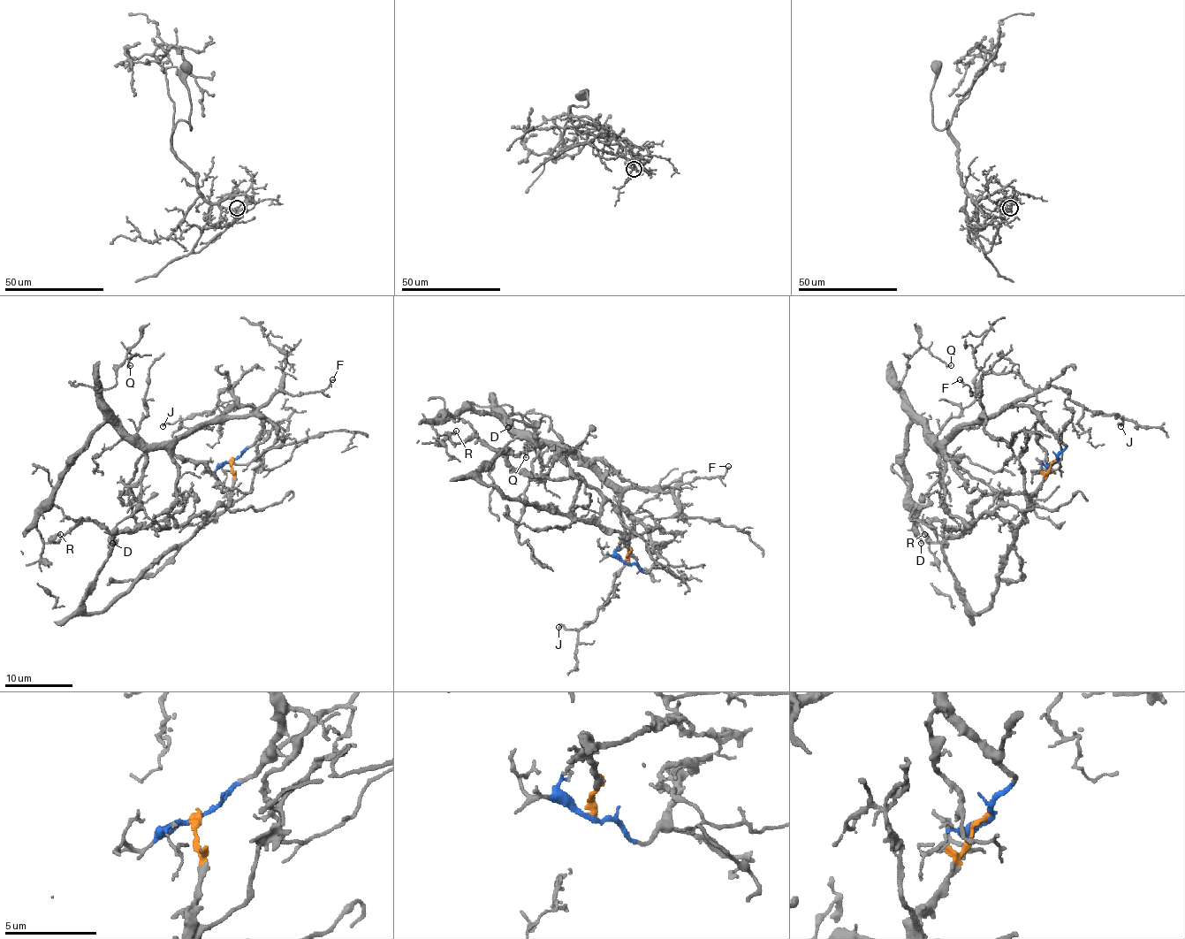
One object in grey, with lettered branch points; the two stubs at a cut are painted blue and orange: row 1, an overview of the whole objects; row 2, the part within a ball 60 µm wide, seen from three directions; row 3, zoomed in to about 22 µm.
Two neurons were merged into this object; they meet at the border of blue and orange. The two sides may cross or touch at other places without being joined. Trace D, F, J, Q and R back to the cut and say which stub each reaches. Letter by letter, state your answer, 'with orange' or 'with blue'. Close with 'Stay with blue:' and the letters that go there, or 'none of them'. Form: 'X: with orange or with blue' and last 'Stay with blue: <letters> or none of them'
D: with blue
F: with blue
J: with blue
Q: with blue
R: with orange
Stay with blue: D, F, J, Q

